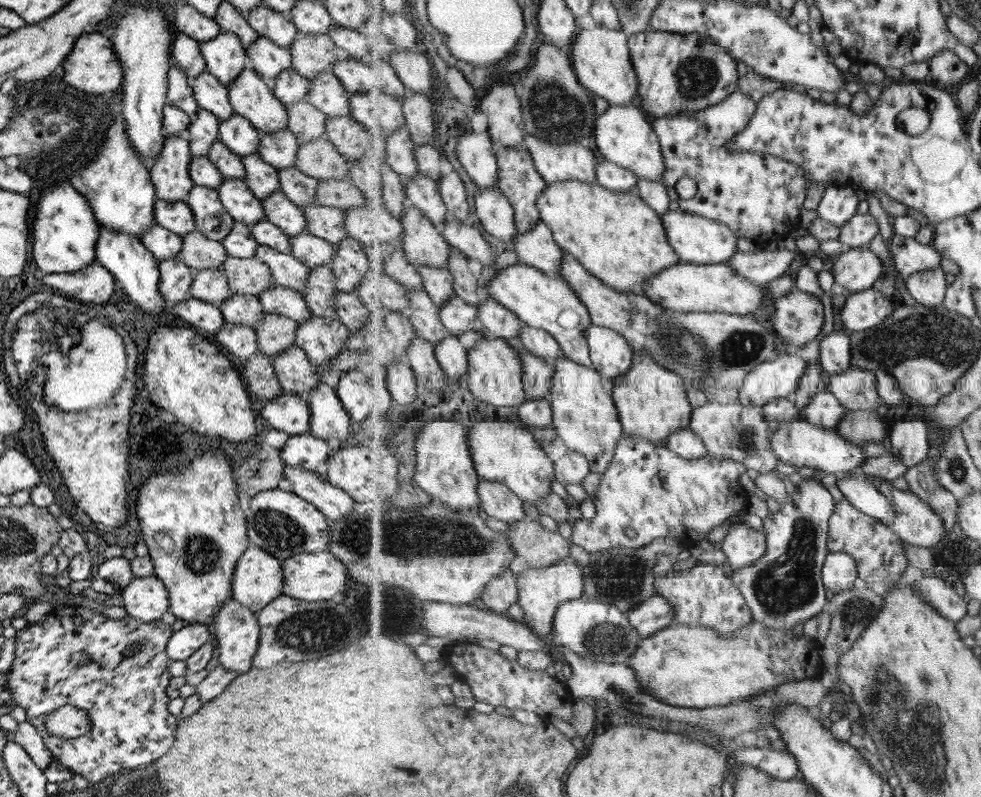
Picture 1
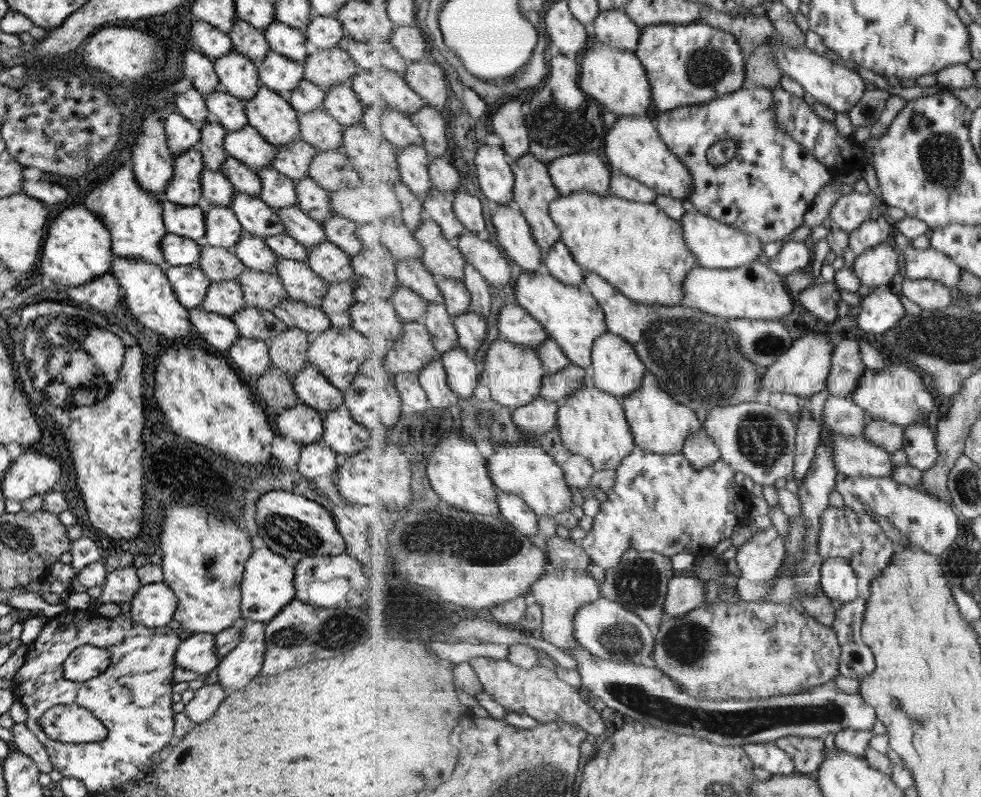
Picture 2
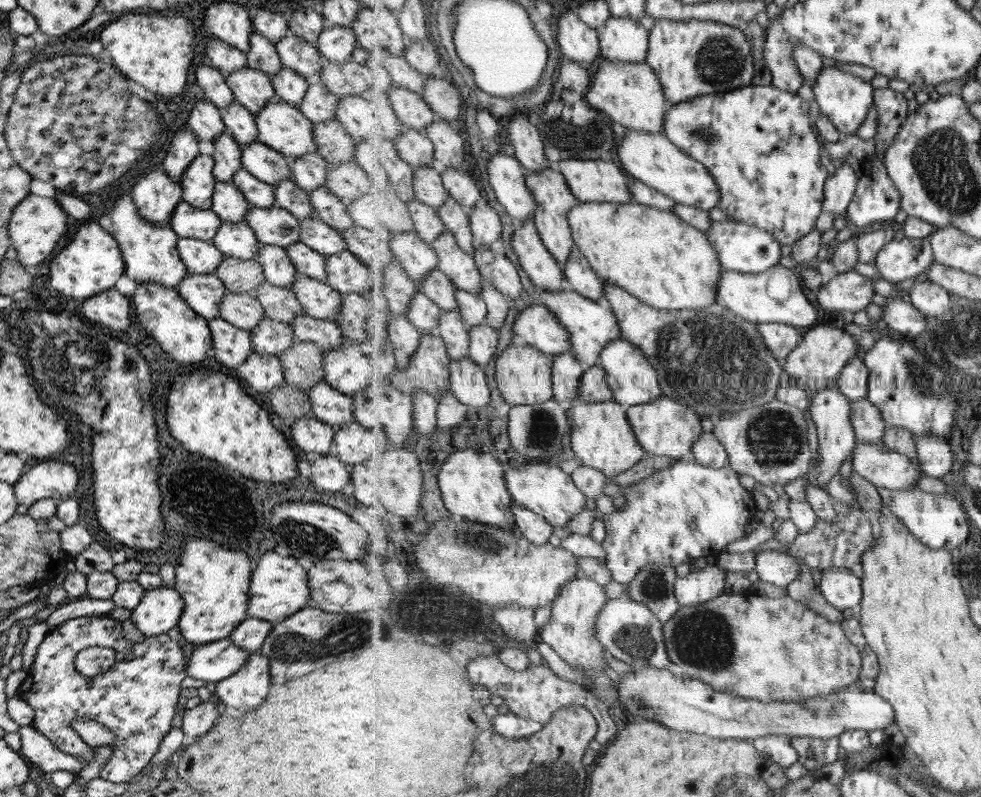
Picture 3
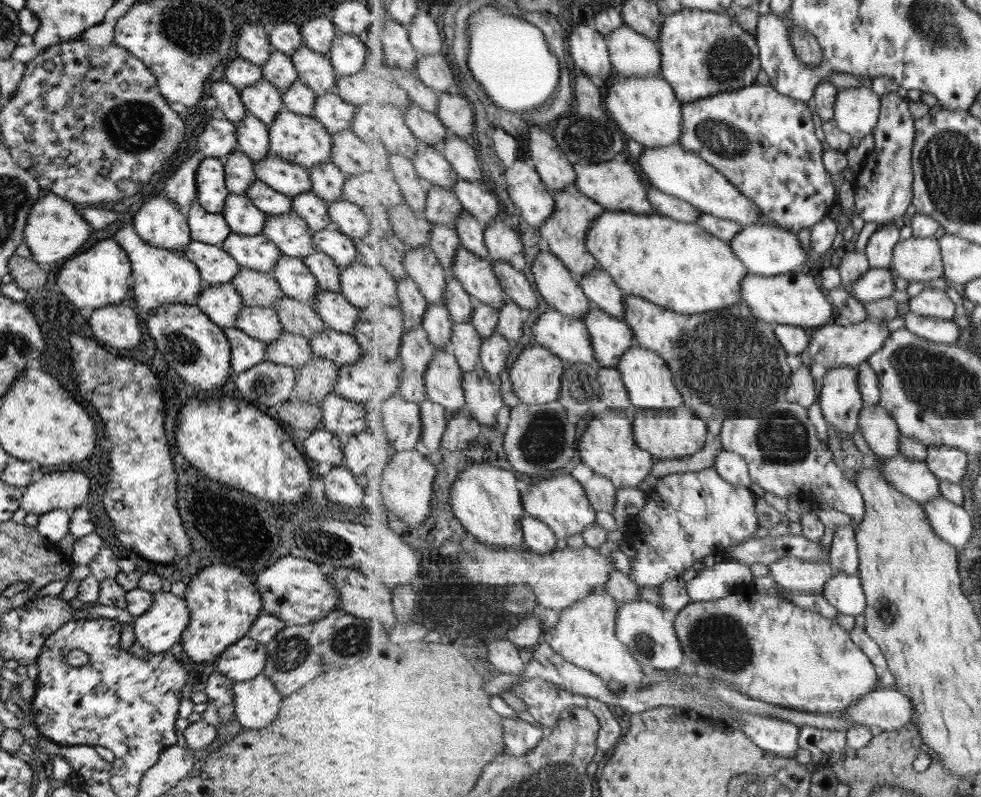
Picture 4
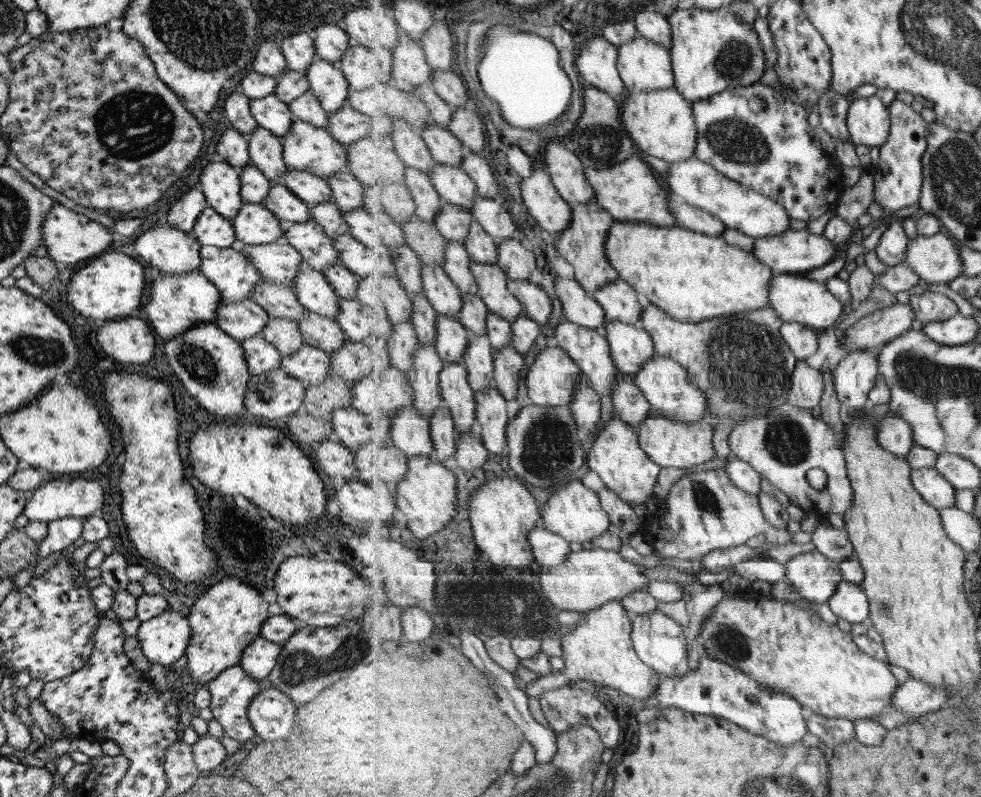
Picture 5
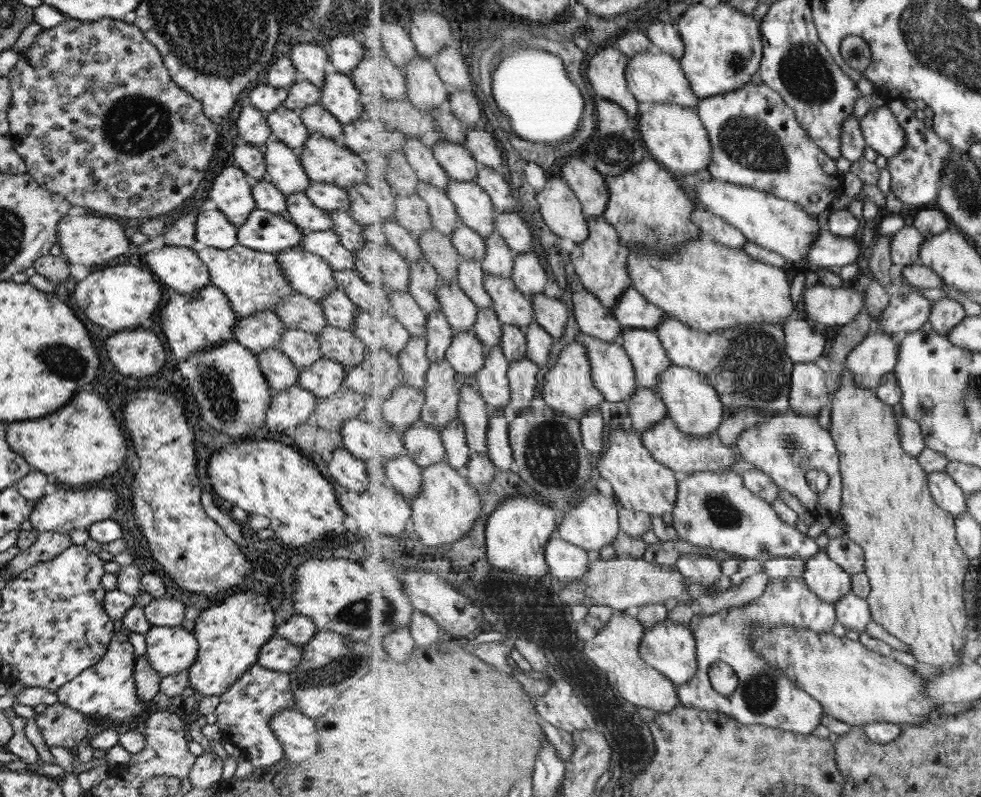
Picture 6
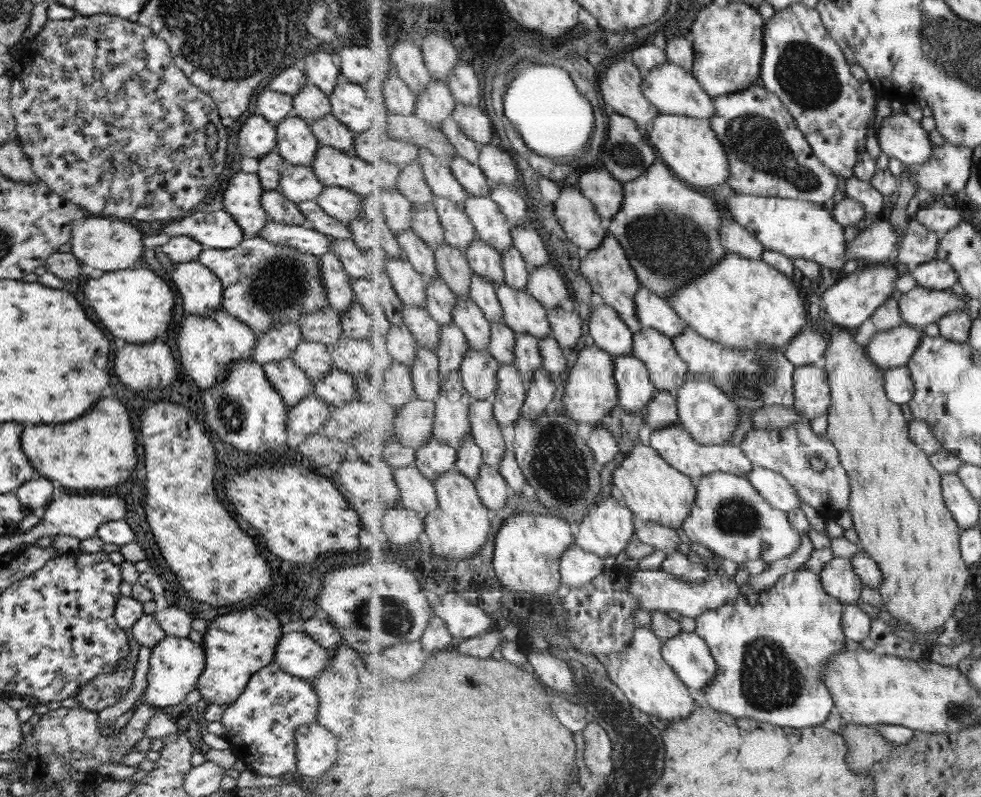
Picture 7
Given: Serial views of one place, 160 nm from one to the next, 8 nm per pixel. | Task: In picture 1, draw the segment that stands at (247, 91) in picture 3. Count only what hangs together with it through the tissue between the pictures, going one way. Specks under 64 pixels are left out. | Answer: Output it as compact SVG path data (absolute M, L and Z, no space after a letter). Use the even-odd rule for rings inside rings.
M219 31L211 40L198 45L205 70L226 87L241 70L248 67L246 52L235 34Z

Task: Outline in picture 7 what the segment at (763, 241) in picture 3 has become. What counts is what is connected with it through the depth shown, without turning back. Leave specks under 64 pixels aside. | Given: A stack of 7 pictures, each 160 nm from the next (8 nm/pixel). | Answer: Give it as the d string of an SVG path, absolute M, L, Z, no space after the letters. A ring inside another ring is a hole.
M887 218L873 223L861 233L850 235L846 242L846 260L856 260L861 265L892 261L899 251L899 236Z

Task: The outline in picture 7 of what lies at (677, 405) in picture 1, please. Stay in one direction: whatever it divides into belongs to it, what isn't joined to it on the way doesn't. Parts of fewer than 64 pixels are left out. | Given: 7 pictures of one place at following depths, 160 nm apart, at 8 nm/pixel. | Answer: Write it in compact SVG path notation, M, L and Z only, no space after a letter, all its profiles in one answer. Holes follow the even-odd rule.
M671 425L667 428L653 430L650 435L650 445L659 451L659 454L683 474L698 482L711 473L726 472L737 474L739 476L747 476L754 468L754 463L744 453L741 445L732 445L727 443L724 445L707 445L700 443L691 436L690 431L680 425Z

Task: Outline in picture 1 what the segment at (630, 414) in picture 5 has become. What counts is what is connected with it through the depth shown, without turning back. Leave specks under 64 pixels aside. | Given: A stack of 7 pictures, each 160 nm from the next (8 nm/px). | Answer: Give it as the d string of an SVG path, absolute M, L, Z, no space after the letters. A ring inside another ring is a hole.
M513 338L513 340L507 342L511 344L511 347L515 346L519 355L523 358L525 374L522 379L526 389L526 400L549 398L556 361L553 364L551 362L548 364L545 360L541 360L539 356L531 354L529 350L524 348L521 338Z

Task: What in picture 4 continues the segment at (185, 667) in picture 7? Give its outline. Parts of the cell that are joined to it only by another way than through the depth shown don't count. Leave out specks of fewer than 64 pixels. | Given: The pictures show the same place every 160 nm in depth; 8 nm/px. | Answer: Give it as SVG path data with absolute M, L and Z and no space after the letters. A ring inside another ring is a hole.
M165 586L152 593L151 606L143 614L134 617L134 640L149 654L169 651L175 642L179 642L188 616L186 602L174 596Z

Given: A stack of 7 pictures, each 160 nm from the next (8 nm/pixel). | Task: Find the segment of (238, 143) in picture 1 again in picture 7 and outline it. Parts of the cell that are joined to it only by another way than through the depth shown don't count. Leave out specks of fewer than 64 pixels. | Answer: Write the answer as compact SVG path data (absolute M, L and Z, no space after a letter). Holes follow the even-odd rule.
M340 186L323 187L314 201L327 216L341 223L360 218L361 197Z

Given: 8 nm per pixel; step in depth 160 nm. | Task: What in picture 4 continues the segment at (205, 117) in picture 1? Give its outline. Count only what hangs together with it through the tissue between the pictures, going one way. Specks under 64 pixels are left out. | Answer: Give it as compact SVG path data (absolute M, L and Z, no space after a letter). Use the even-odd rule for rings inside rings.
M237 148L225 155L223 168L224 183L229 193L243 195L249 184L257 179L252 169L252 160Z

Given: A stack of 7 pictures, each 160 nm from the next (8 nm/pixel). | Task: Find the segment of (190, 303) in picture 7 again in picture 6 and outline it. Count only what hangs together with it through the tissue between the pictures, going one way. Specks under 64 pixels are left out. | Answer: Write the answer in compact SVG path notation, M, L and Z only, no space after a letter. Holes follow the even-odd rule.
M163 245L158 248L153 246L151 252L145 254L145 260L149 267L149 272L155 277L160 285L164 285L170 292L179 294L199 294L199 290L203 290L205 286L209 286L209 274L203 262L199 260L197 253L191 247L182 247L175 245Z

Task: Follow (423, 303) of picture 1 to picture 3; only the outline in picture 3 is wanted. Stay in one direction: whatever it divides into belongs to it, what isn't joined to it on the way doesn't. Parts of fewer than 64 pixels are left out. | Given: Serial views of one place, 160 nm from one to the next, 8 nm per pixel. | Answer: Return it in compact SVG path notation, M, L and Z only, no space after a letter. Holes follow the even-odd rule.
M458 310L445 311L441 316L438 331L444 339L451 360L469 358L471 334L461 317L461 312Z

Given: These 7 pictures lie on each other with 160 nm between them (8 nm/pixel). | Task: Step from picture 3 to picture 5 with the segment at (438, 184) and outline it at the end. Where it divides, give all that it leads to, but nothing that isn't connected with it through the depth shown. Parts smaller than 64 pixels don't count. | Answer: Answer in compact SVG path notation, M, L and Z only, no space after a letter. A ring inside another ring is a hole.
M446 203L436 216L435 225L446 239L465 242L474 220L473 214L464 206Z

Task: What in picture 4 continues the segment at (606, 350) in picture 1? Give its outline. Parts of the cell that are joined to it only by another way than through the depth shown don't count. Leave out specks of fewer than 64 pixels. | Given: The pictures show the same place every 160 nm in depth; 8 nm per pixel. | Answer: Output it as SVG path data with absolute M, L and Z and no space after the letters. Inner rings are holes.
M638 344L631 346L617 368L621 371L623 382L629 391L631 402L640 409L675 409L683 408L684 398L674 383L674 374L663 356L653 350L640 347Z

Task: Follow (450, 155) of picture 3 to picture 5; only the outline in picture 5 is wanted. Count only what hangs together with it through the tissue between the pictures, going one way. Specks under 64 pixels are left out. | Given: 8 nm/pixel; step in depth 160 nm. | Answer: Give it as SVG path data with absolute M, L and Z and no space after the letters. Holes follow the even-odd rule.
M466 151L462 168L475 181L479 196L499 199L499 178L483 154Z

